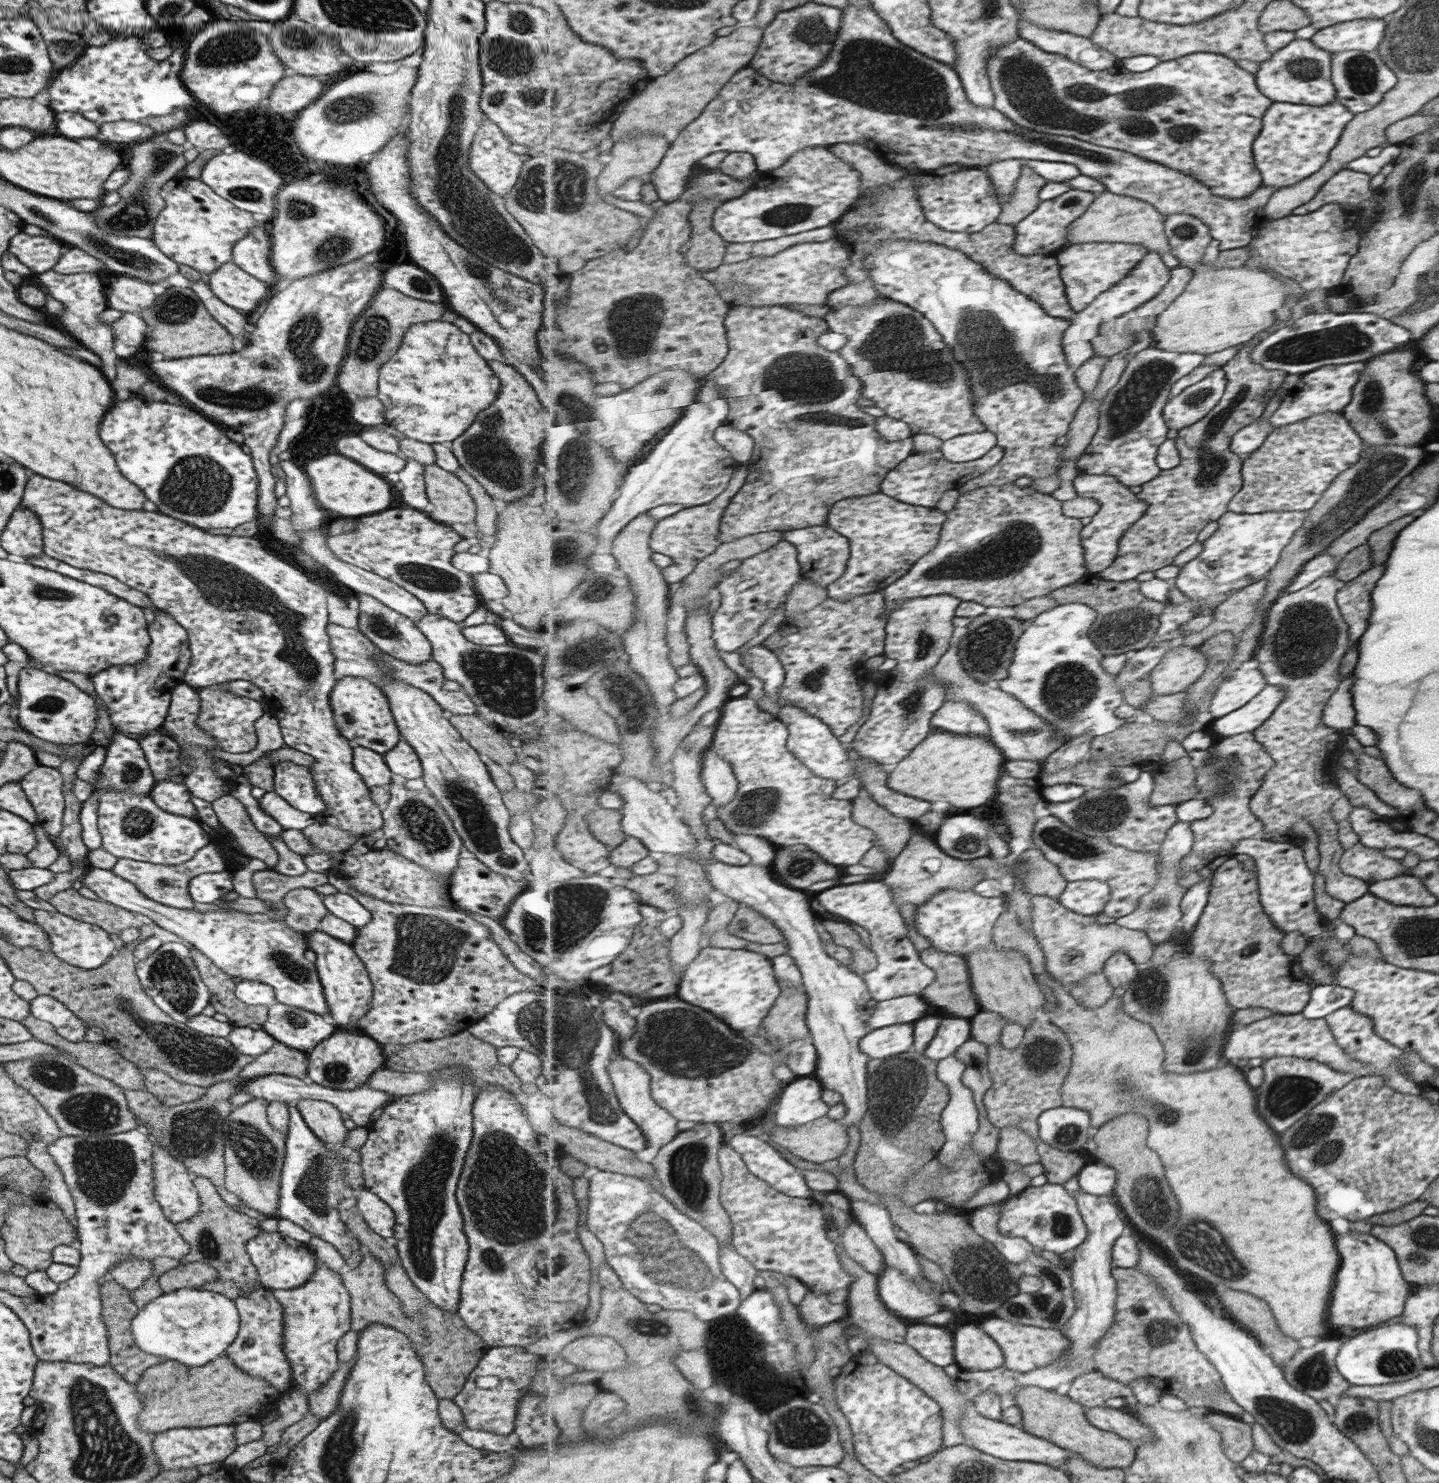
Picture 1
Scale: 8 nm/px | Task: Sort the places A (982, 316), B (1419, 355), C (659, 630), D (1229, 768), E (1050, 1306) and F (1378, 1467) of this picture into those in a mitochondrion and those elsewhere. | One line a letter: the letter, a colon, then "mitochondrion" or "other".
A: mitochondrion
B: other
C: other
D: mitochondrion
E: mitochondrion
F: other

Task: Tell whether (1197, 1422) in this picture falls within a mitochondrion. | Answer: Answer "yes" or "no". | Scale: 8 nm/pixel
no

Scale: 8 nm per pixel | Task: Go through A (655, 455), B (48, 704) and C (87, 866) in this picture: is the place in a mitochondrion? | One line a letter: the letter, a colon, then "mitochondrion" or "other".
A: other
B: mitochondrion
C: other

